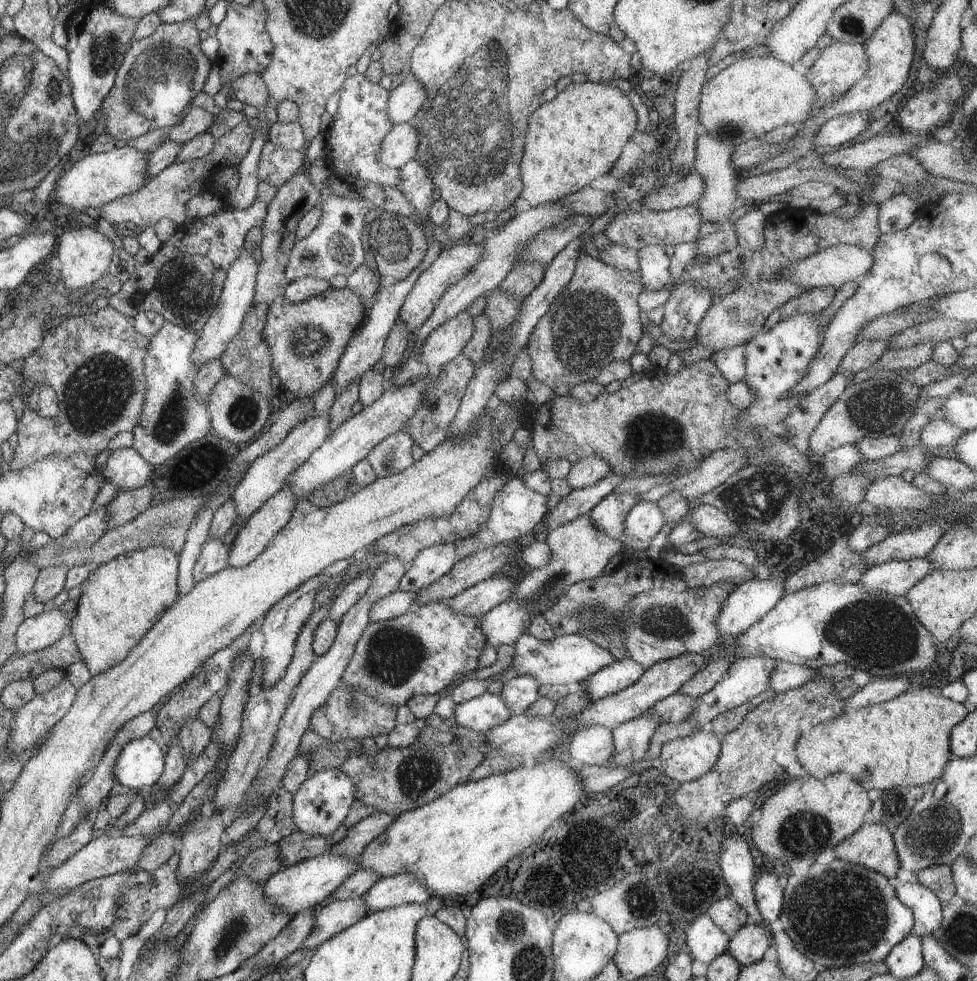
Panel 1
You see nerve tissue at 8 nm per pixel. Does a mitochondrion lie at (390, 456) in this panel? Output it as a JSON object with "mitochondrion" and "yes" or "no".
{"mitochondrion":"yes"}

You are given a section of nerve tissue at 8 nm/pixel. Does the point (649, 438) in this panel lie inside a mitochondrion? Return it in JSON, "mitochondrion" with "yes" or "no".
{"mitochondrion":"yes"}

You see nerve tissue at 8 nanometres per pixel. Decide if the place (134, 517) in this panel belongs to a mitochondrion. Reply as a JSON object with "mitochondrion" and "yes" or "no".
{"mitochondrion":"no"}

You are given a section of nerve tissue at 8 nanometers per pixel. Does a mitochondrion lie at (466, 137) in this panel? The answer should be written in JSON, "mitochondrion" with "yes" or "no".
{"mitochondrion":"yes"}

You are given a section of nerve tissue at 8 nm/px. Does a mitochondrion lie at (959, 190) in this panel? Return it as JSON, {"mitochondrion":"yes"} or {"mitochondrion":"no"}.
{"mitochondrion":"no"}

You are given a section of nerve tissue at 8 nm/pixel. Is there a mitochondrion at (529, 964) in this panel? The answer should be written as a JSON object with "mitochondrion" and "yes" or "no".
{"mitochondrion":"yes"}

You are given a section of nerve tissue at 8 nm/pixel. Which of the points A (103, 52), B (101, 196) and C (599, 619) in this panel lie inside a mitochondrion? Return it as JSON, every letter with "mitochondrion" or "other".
{"A":"mitochondrion","B":"other","C":"mitochondrion"}

